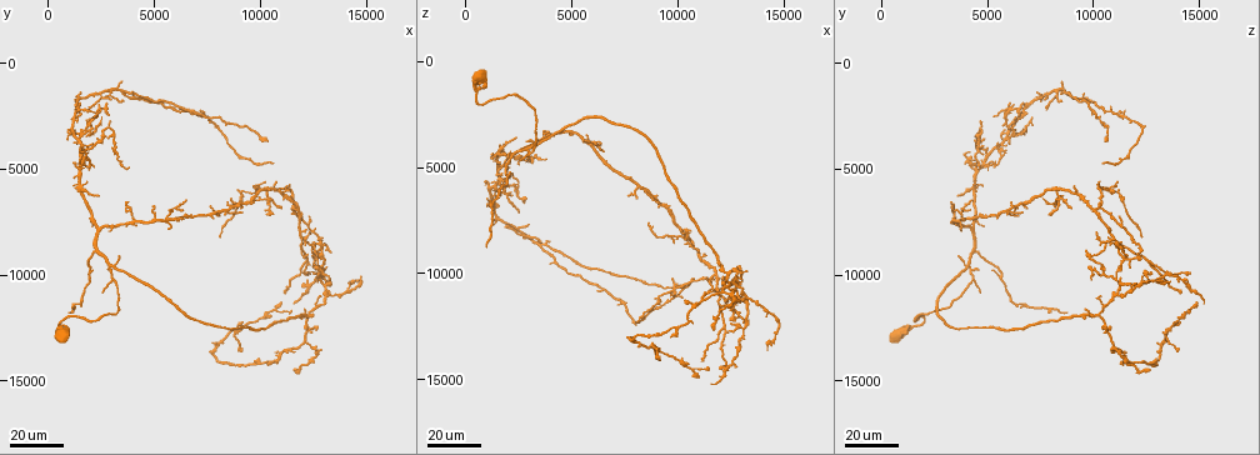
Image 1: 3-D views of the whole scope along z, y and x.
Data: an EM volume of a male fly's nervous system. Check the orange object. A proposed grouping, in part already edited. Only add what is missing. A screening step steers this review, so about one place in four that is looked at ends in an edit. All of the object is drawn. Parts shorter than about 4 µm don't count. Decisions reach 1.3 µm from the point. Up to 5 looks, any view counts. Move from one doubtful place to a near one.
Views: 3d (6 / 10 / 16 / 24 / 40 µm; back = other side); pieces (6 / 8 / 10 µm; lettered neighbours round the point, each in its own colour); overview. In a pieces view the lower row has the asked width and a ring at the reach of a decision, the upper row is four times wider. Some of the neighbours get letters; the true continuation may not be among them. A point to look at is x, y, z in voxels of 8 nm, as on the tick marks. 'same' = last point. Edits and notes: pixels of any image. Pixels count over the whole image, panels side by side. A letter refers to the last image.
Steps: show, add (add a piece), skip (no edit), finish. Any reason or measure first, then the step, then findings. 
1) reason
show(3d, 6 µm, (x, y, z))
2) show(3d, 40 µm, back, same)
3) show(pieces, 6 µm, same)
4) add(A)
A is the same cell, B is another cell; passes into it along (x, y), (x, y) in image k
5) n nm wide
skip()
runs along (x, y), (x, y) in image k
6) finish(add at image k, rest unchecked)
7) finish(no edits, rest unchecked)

branch stops here
show(3d, 24 µm, (900, 11800, 8800))

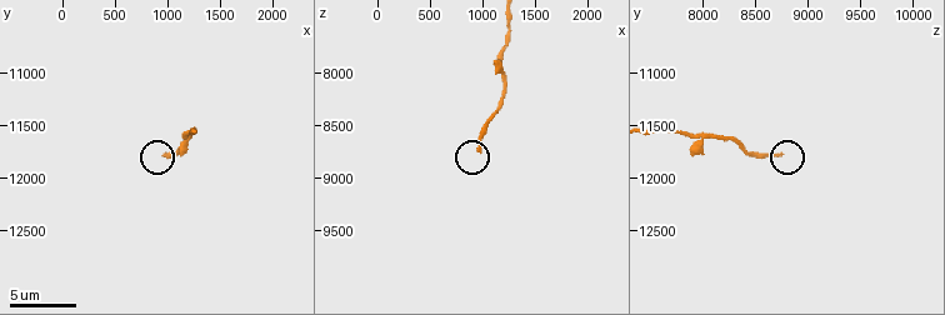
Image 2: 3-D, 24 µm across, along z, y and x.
show(pieces, 6 µm, (980, 11760, 8740))

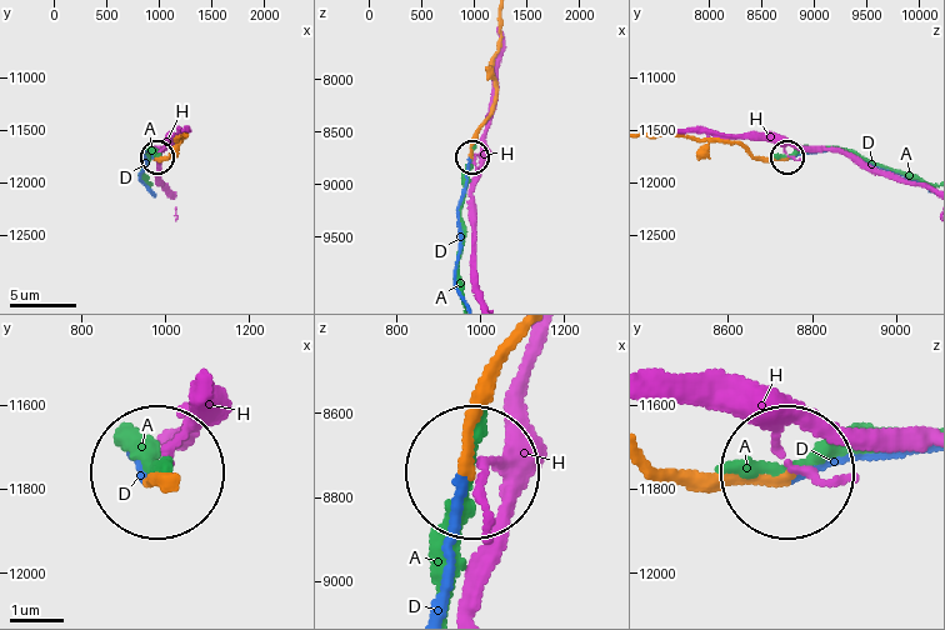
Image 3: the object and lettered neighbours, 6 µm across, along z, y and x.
add(D)
D is the same cell, A and H are other cells; passes into it along (515, 336), (461, 475), (440, 605) in image 3; the cell continues

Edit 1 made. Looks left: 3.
show(overview)

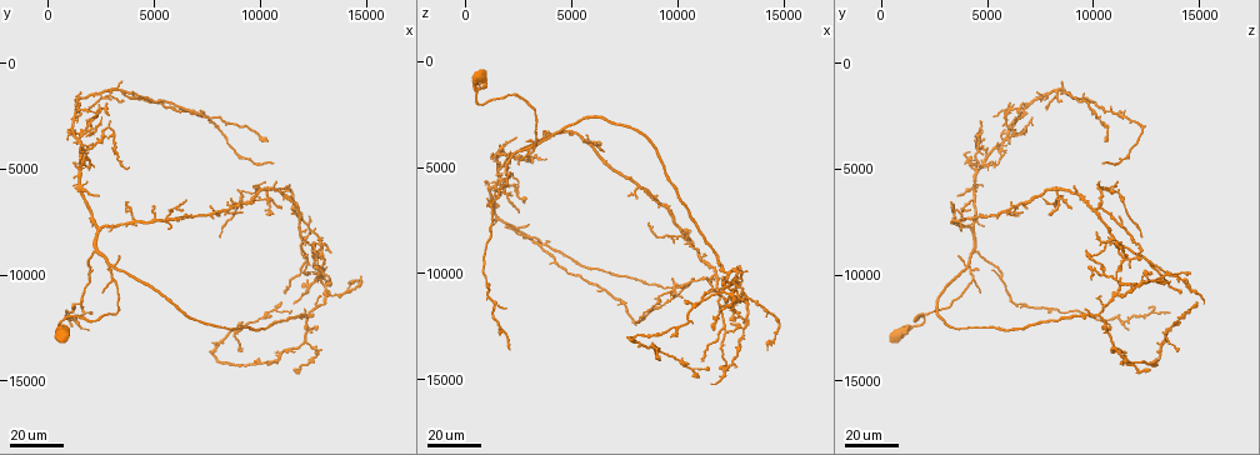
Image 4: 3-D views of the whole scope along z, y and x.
end of a long branch
show(3d, 24 µm, (11100, 10900, 14100))

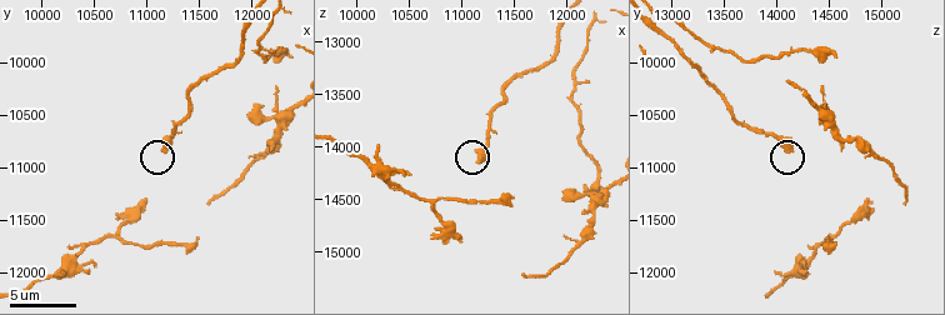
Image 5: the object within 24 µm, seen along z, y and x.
what lies round it
show(pieces, 6 µm, (11160, 10840, 14140))

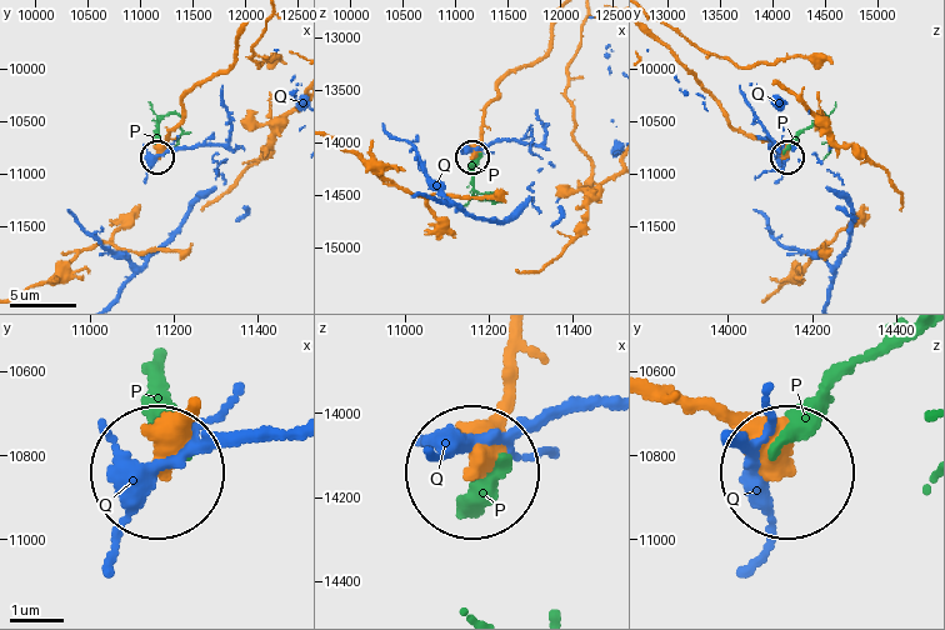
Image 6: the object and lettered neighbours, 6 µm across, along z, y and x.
skip()
P and Q are other cells; runs along (558, 20), (550, 50), (513, 70), (496, 86), (474, 156) in image 6; no lettered piece goes on from it

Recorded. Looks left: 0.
finish(add at image 3, rest unchecked)

